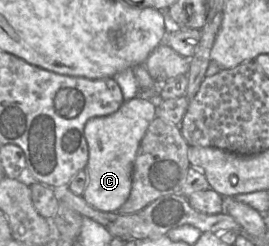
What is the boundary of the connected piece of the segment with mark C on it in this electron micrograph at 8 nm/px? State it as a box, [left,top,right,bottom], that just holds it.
[82,96,156,213]

